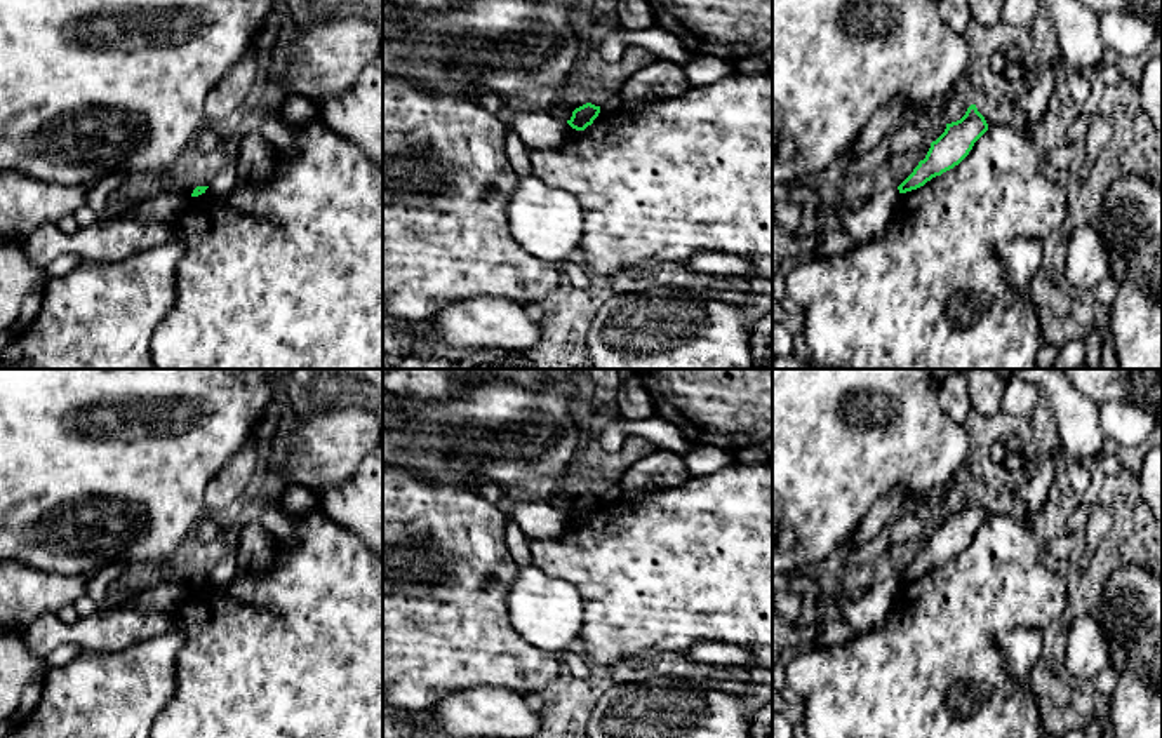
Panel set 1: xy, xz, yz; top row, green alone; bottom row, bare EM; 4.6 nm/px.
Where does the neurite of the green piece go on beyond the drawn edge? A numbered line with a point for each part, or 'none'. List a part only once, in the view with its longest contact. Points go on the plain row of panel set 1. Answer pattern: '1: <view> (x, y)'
none

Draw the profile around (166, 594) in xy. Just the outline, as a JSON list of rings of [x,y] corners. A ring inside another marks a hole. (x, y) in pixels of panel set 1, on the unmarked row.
[[[162,580],[153,587],[137,592],[136,597],[124,600],[118,609],[136,613],[164,613],[174,607],[184,595],[188,587]]]

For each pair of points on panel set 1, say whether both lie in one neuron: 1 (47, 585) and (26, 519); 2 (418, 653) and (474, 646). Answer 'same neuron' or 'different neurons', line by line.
1: different neurons
2: same neuron

